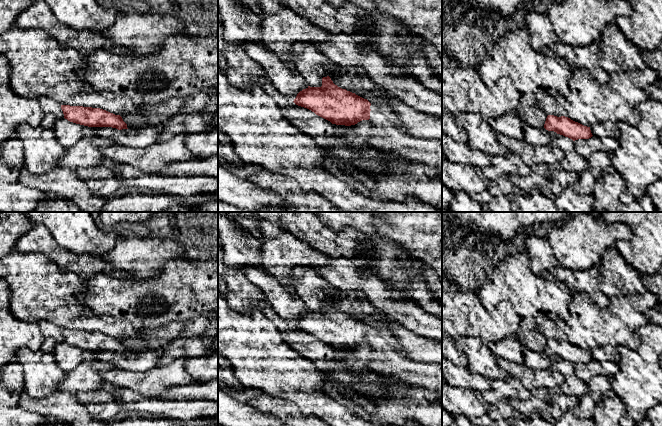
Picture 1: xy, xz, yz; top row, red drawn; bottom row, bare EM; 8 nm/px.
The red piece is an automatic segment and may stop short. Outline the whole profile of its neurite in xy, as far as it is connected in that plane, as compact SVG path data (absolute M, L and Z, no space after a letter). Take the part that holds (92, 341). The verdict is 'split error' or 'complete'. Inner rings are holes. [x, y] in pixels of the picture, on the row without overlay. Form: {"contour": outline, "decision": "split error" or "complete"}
{"contour": "M61 329L64 342L70 346L88 351L112 351L118 354L128 353L120 339L100 332Z", "decision": "complete"}

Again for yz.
{"contour": "M548 339L544 352L548 355L554 355L557 358L568 361L573 365L578 363L589 363L593 360L590 351L584 350L565 340L557 341Z", "decision": "complete"}

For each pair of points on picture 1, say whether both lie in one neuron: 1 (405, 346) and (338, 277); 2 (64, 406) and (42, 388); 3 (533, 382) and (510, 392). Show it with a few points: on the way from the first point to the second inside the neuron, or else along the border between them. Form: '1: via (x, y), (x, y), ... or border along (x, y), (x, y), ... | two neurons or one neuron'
1: border along (399, 324), (420, 335) | two neurons
2: border along (59, 390), (44, 397), (30, 397), (25, 394) | two neurons
3: border along (510, 375), (517, 378), (530, 391) | two neurons

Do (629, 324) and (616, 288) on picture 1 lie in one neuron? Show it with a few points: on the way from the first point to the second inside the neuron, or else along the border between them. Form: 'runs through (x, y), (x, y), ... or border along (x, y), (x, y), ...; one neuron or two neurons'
border along (630, 295), (612, 295), (609, 297); two neurons

